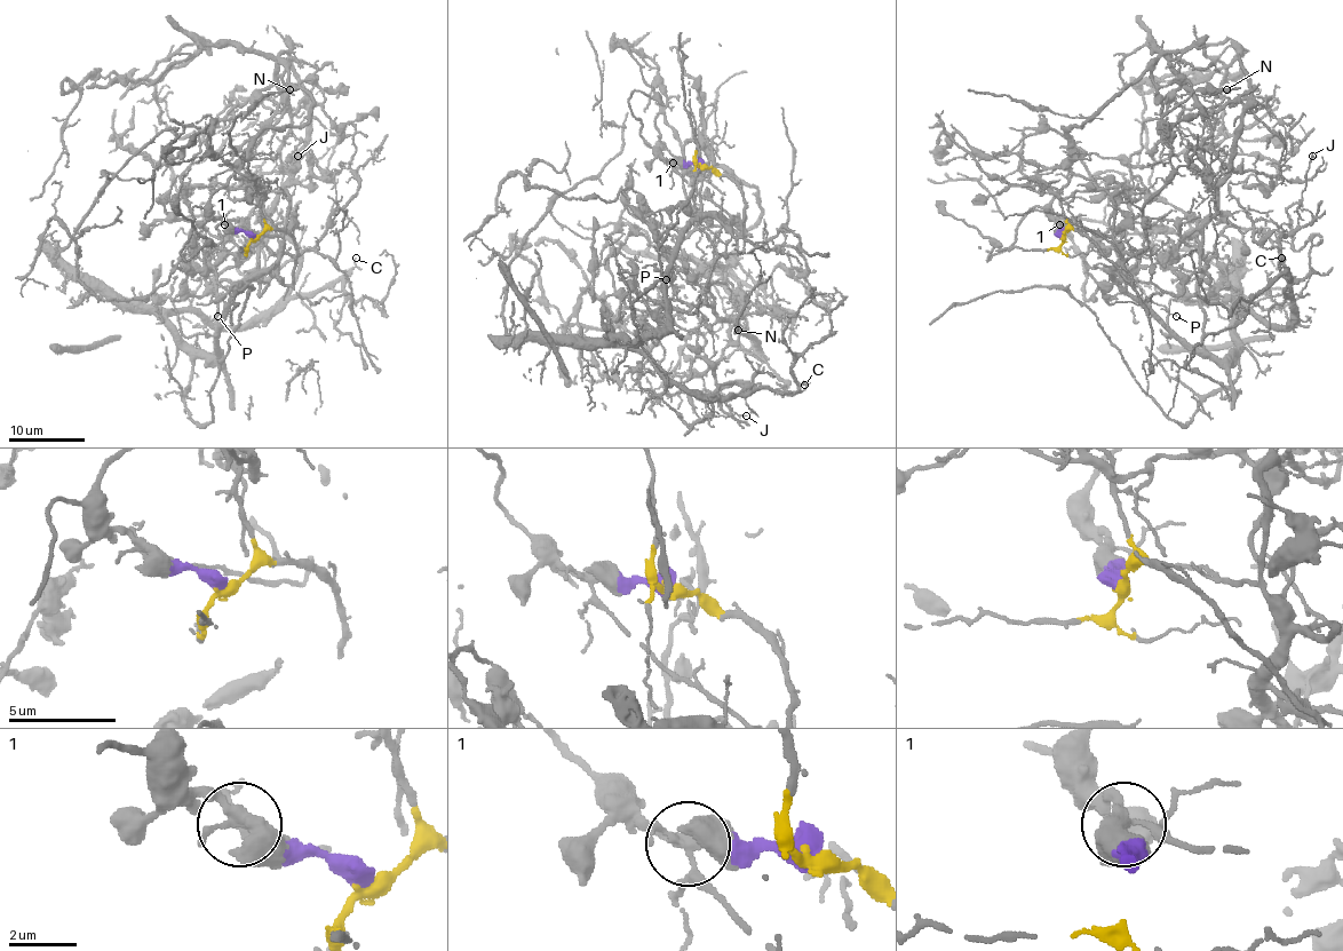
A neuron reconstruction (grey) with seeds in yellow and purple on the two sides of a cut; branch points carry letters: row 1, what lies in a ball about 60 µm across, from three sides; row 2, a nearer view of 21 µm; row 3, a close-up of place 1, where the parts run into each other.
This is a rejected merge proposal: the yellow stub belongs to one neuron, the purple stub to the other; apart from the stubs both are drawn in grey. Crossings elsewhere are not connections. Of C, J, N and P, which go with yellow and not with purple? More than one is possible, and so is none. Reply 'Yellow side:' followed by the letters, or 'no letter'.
Yellow side: C, J, P

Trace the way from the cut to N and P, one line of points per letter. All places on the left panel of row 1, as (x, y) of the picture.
N: (254, 238), (211, 198), (264, 129), (304, 125), (312, 98), (287, 71), (277, 102), (262, 96), (288, 88)
P: (254, 238), (268, 229), (293, 238), (296, 266), (293, 280), (285, 284), (265, 272), (251, 277), (217, 315)

